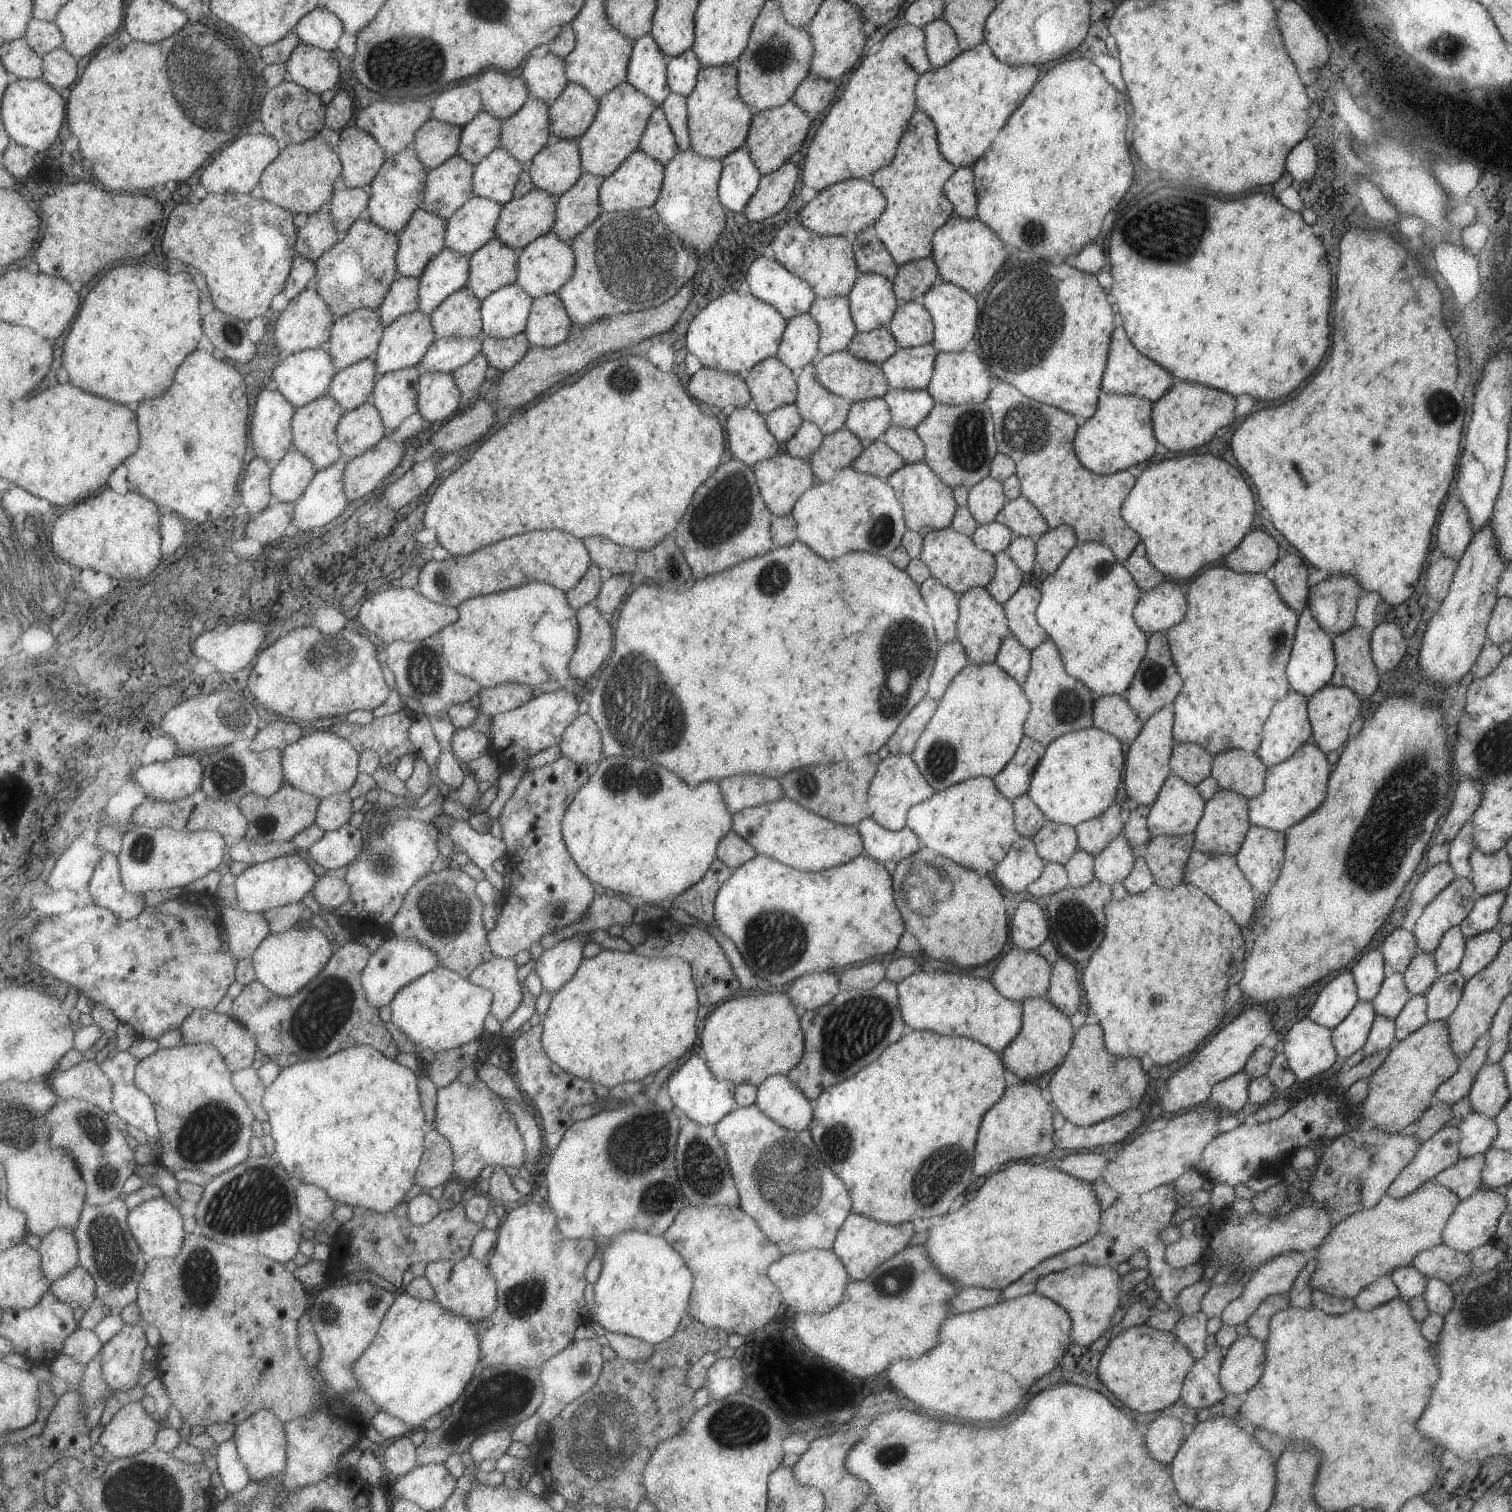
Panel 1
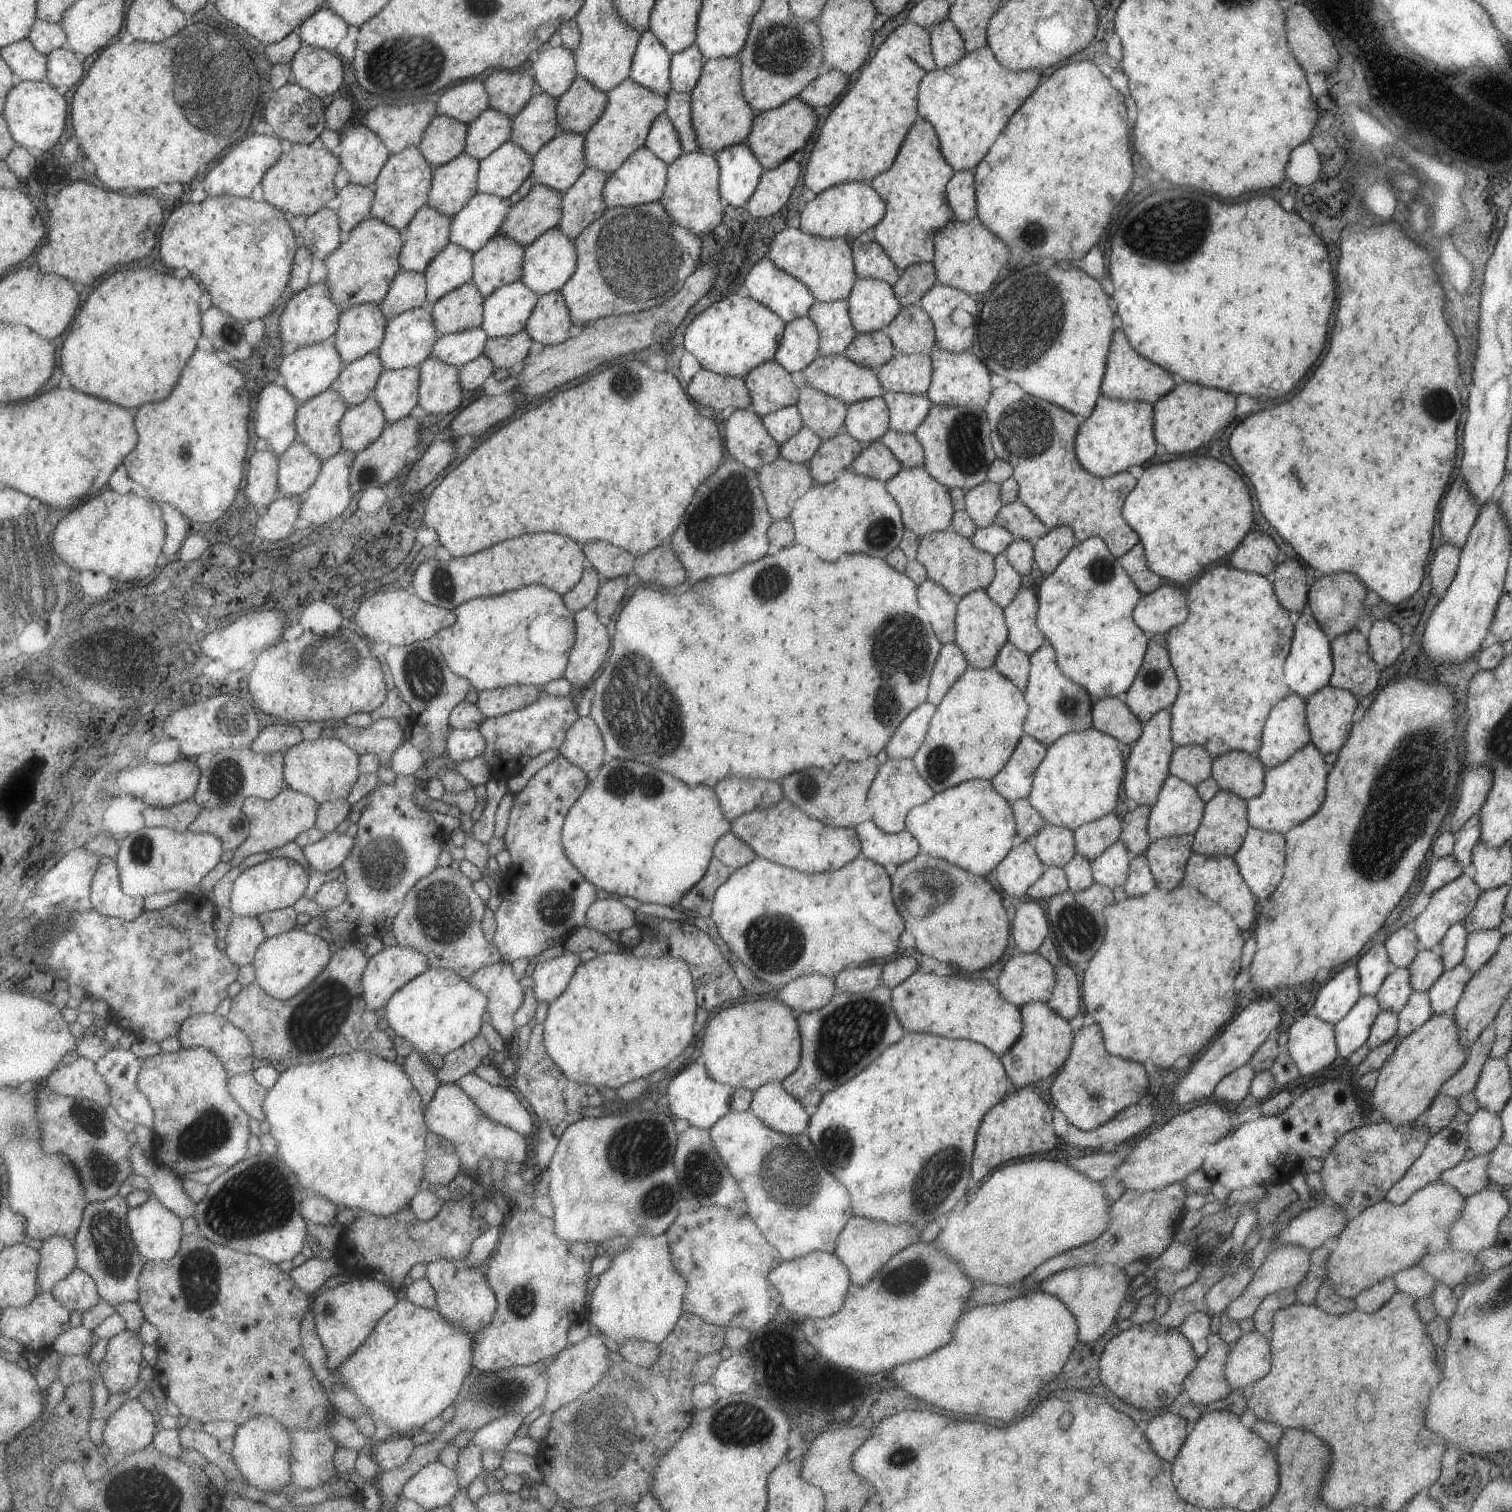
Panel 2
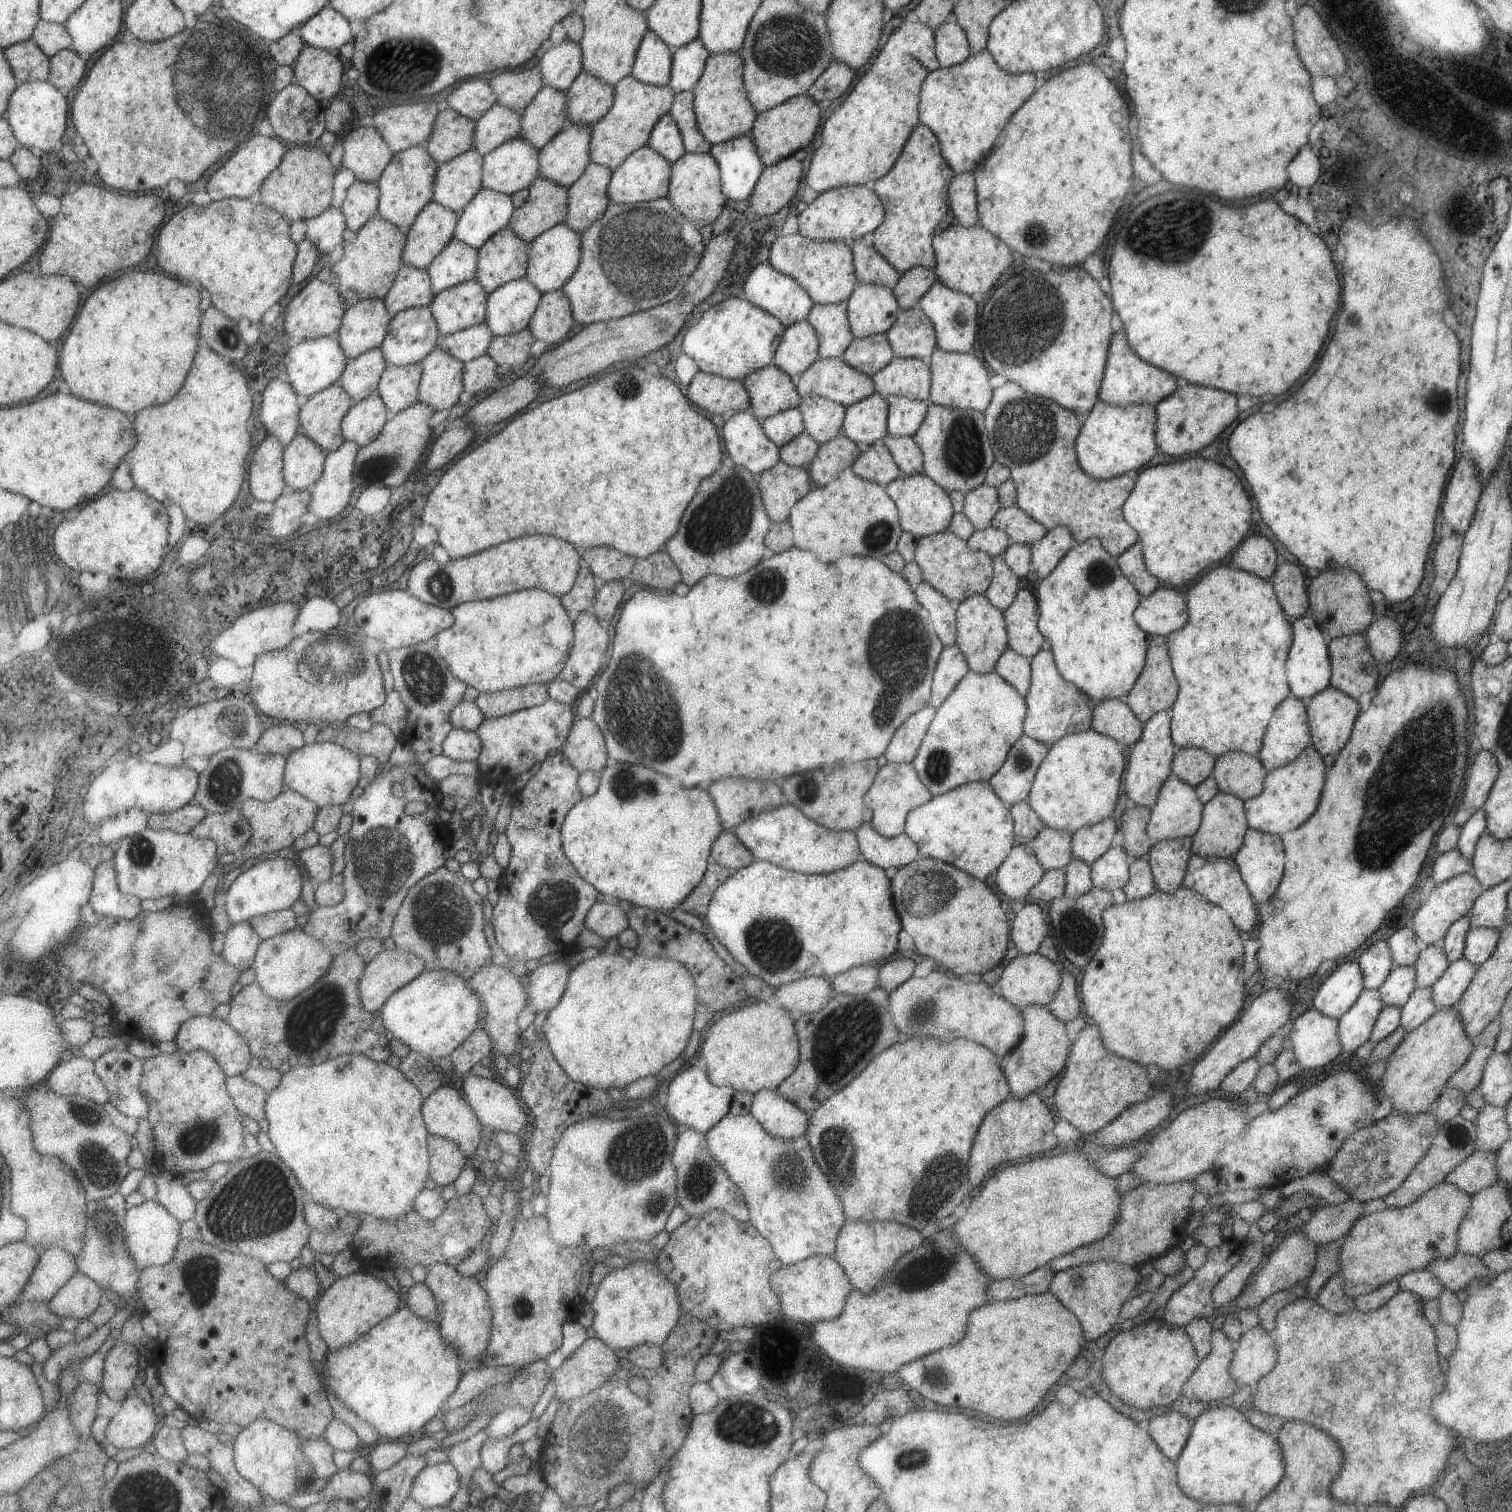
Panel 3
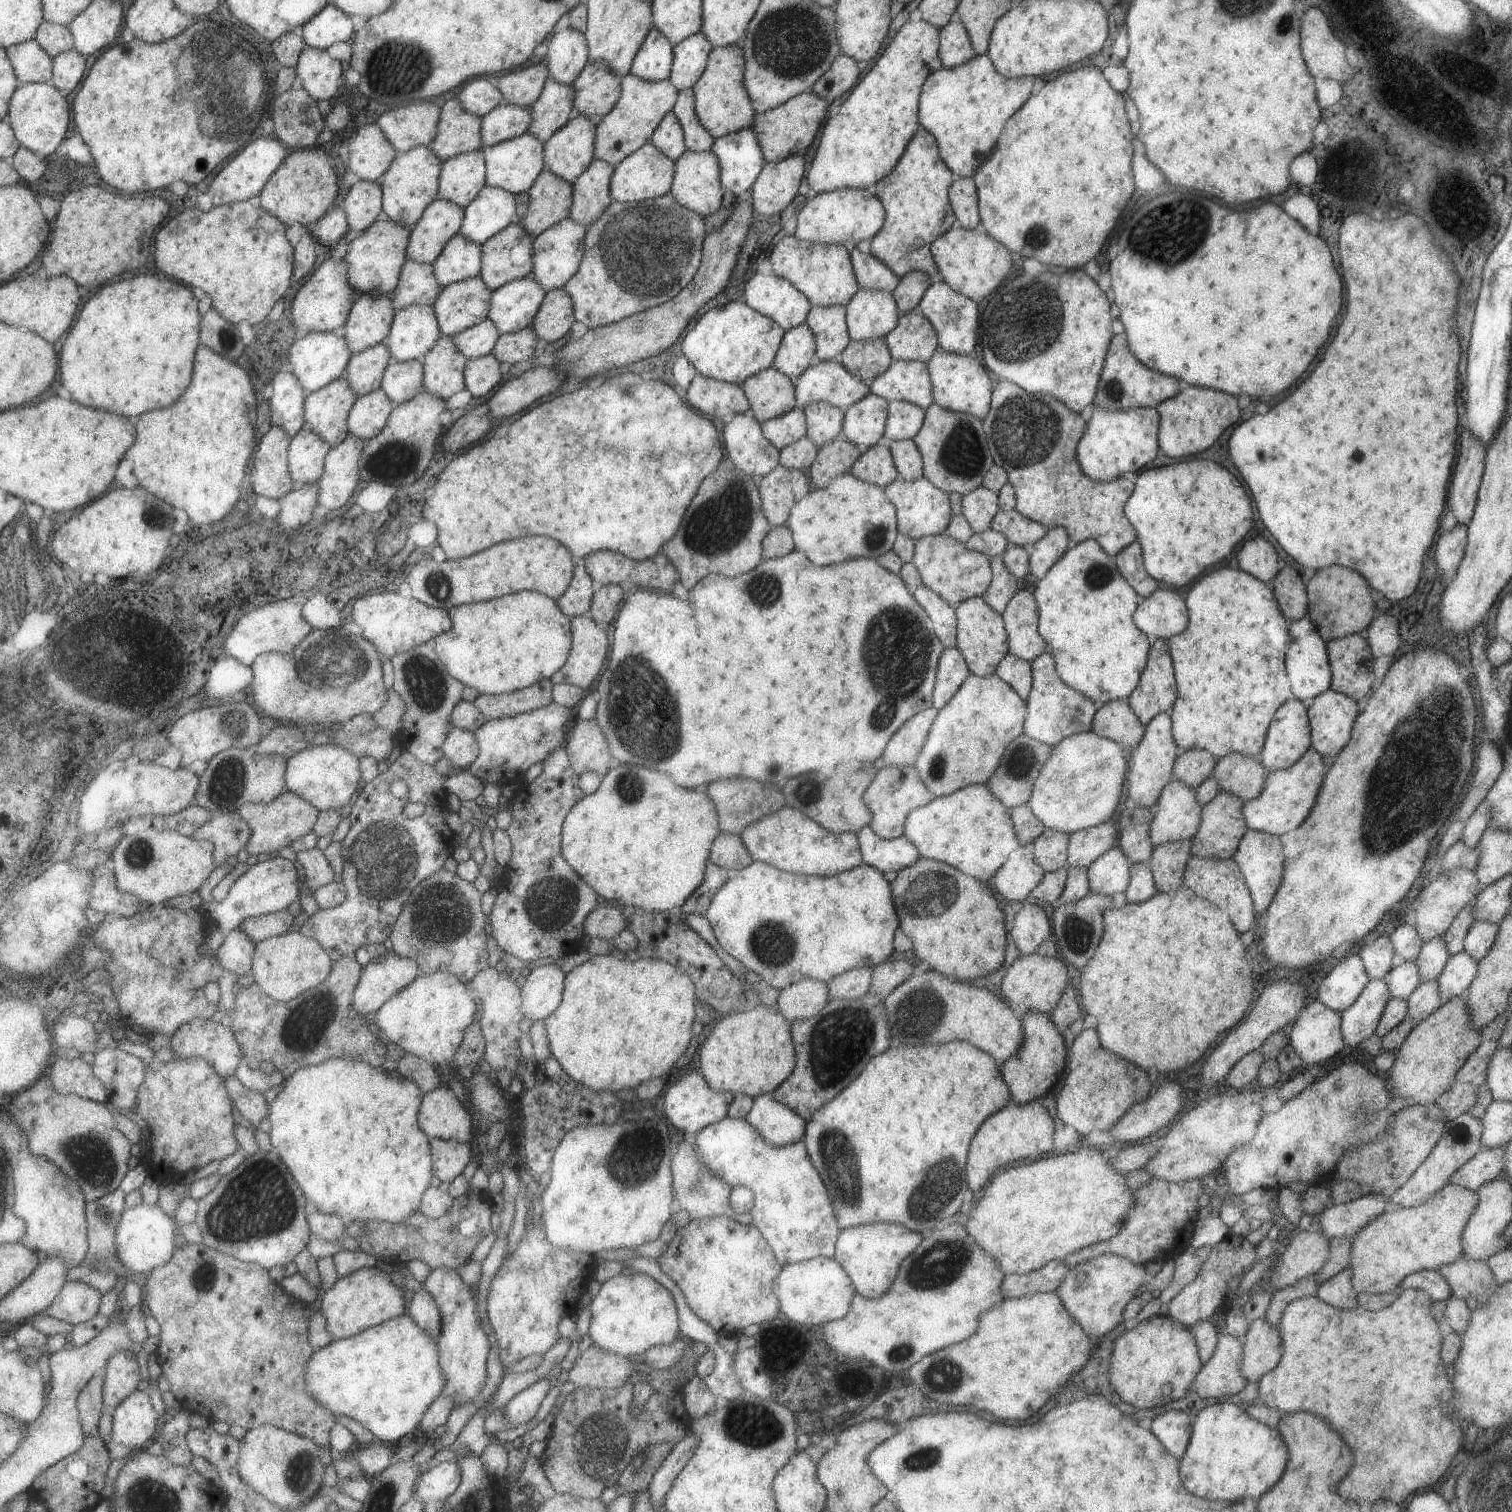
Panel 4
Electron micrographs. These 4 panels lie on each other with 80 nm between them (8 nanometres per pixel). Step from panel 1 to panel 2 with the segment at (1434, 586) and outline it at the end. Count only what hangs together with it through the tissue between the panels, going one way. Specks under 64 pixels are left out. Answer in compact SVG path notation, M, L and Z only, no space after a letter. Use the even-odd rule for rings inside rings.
M1447 542L1437 547L1433 554L1428 574L1430 576L1431 590L1439 599L1453 580L1458 567L1459 555L1460 548Z

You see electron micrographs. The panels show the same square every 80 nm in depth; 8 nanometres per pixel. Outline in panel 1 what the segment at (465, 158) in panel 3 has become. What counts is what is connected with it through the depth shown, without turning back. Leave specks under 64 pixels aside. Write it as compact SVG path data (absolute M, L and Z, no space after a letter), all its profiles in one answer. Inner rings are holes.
M457 154L430 170L424 206L449 220L473 196L474 165Z

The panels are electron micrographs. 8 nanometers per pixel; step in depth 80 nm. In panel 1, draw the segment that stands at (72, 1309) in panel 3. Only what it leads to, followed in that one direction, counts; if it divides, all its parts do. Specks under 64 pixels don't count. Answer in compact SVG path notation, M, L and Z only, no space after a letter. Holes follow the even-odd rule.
M80 1264L69 1274L52 1282L51 1291L63 1302L87 1309L99 1298L96 1295L96 1278Z

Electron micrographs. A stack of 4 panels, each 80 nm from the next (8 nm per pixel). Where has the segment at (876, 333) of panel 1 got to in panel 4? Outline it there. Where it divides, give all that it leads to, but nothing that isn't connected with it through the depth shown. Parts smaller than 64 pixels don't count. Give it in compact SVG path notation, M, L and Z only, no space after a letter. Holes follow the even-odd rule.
M883 338L851 341L838 357L839 364L866 385L885 372L891 361L889 349Z

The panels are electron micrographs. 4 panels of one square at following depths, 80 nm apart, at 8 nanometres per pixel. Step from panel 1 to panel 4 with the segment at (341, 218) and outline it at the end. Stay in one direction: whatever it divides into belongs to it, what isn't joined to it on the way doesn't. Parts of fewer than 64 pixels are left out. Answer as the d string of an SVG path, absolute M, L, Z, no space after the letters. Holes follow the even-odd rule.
M359 180L344 193L341 203L350 228L366 231L384 217L384 187L379 181Z

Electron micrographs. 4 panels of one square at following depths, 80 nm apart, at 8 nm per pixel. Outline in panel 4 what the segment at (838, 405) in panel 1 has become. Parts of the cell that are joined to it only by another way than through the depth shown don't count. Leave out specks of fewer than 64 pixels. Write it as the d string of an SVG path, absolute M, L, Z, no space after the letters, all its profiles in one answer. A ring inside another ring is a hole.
M823 401L806 404L802 411L806 420L806 437L819 448L840 437L843 410Z

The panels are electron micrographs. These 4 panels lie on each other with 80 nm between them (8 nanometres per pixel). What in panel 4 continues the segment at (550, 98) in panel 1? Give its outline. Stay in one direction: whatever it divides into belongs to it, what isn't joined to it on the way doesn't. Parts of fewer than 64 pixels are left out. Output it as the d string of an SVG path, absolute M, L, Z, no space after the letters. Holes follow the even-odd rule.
M568 26L553 34L542 61L554 81L572 83L588 62L584 33Z

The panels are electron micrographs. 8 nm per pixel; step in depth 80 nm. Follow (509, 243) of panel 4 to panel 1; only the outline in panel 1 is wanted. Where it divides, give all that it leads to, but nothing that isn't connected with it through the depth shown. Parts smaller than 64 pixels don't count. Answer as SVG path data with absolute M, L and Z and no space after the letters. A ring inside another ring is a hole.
M497 237L470 254L468 287L483 300L494 290L516 282L519 254Z

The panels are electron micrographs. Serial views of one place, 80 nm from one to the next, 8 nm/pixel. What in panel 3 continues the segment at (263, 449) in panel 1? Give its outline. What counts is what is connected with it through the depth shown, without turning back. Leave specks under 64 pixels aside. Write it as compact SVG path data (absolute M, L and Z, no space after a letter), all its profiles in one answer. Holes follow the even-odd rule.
M275 378L263 392L262 424L267 435L277 435L287 446L301 432L302 398L289 380Z

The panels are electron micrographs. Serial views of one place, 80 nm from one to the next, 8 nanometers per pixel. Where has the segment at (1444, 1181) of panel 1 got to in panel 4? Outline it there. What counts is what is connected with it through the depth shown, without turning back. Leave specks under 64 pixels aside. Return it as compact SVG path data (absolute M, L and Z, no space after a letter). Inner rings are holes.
M1502 1147L1482 1148L1451 1174L1449 1182L1476 1191L1480 1184L1503 1176L1503 1167Z

